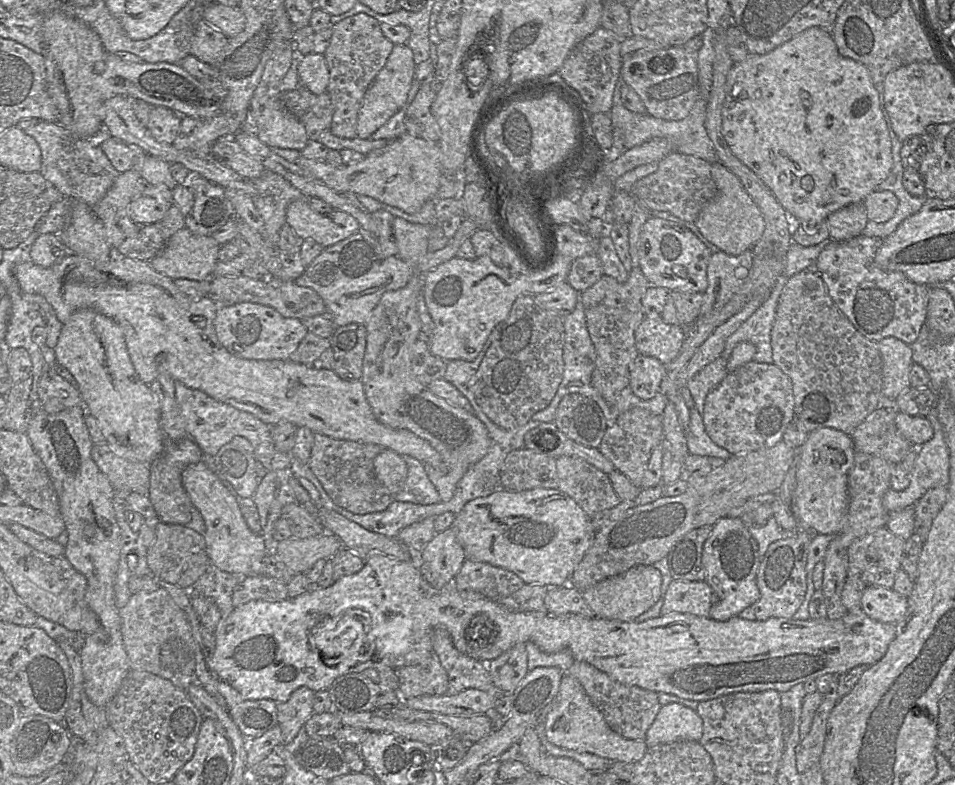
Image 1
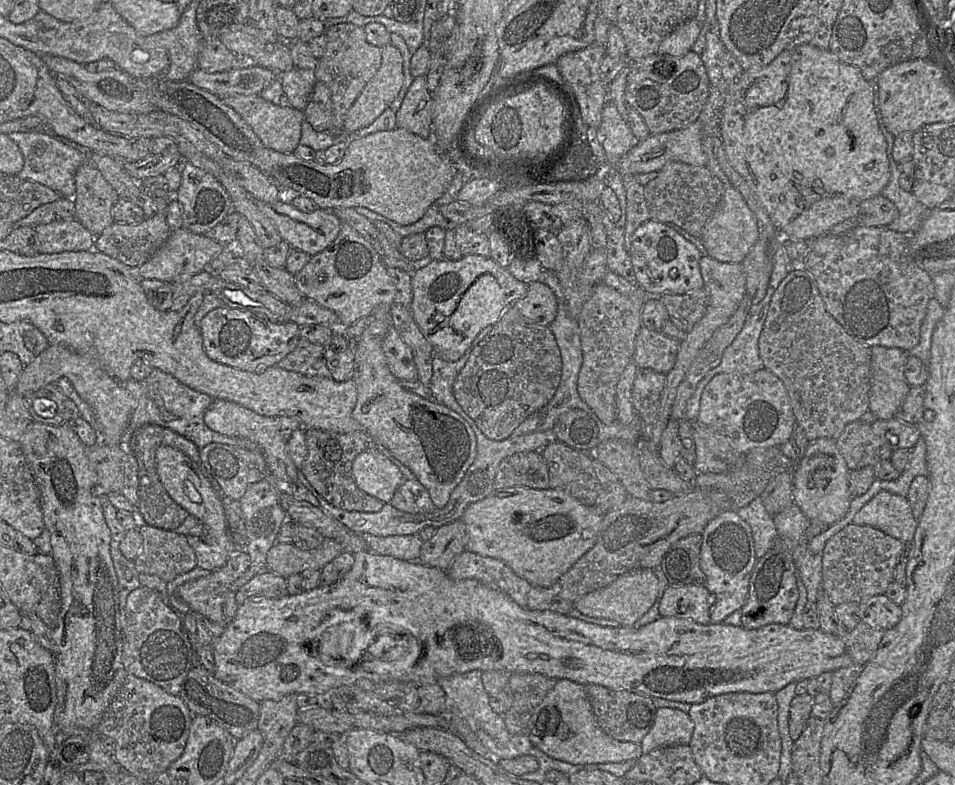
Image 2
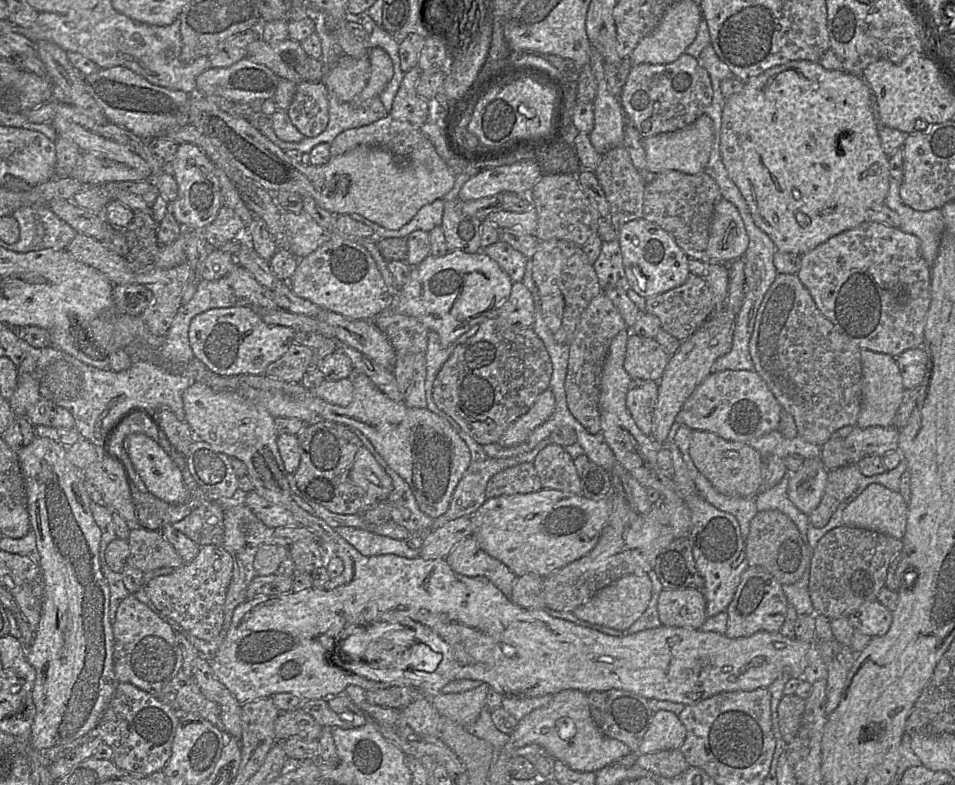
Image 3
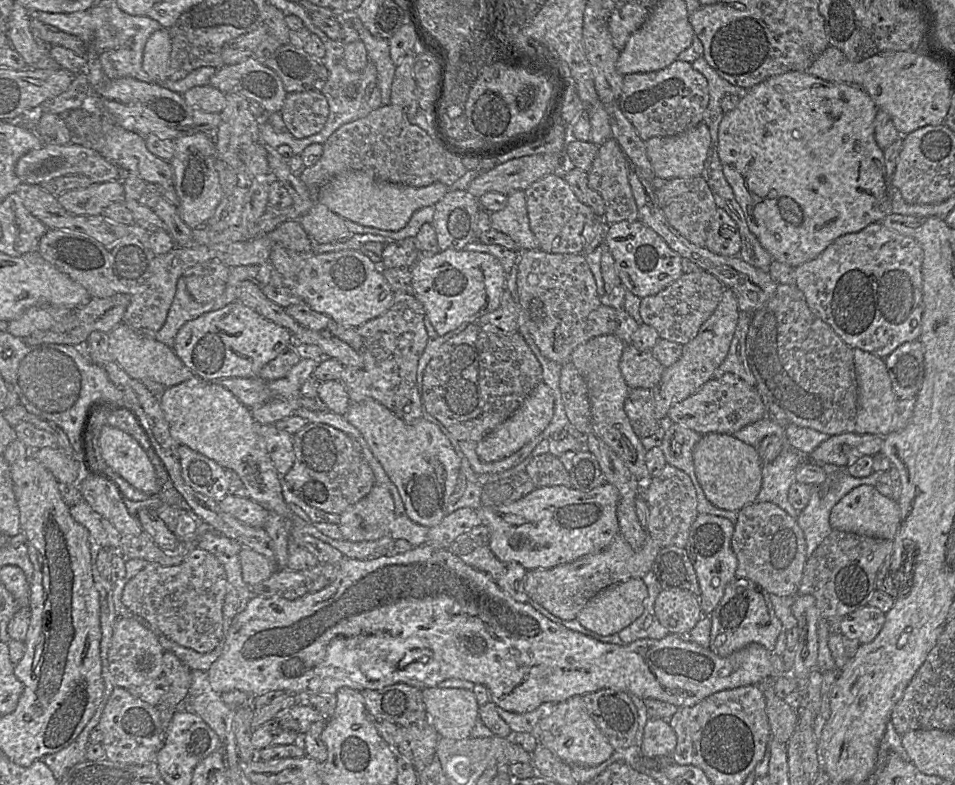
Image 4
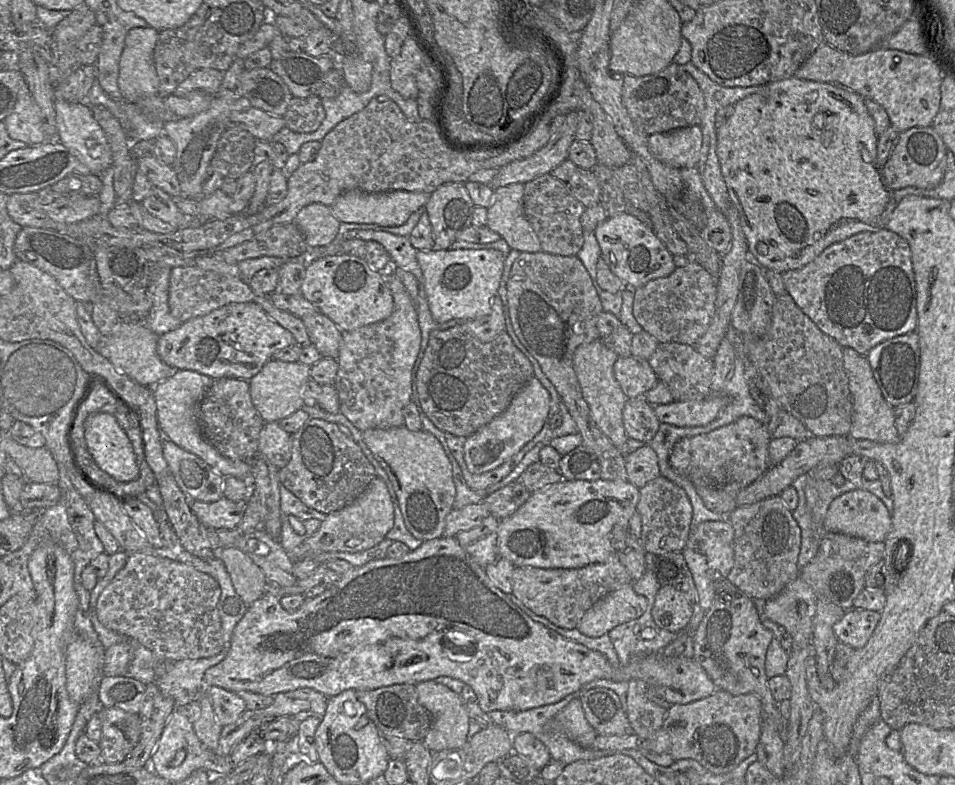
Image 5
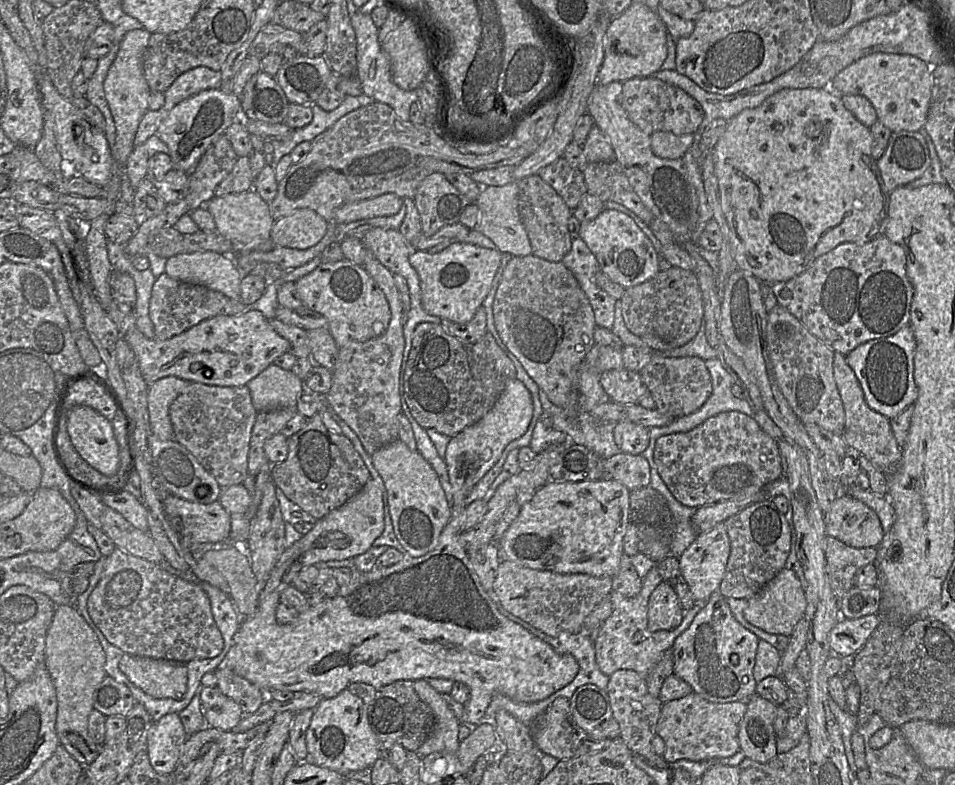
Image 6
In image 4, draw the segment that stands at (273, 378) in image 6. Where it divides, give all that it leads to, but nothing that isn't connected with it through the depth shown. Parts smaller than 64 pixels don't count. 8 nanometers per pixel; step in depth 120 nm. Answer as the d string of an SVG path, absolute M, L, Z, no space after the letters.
M301 358L283 378L268 381L272 398L256 409L251 409L253 417L261 424L275 422L291 416L299 407L302 384L313 374L318 361Z

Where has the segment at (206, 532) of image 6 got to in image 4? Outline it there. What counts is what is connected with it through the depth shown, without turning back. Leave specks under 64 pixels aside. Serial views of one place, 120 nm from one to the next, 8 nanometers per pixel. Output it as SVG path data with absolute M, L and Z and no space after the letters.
M232 493L227 494L218 503L224 512L254 527L263 527L270 513L269 510L249 497L236 497Z

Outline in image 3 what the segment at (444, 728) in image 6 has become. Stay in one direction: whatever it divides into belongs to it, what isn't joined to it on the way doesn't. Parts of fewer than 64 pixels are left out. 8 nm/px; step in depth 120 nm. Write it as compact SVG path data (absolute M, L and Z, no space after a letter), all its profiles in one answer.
M481 683L476 689L453 694L435 693L430 699L441 716L468 727L478 719L489 689L487 684Z

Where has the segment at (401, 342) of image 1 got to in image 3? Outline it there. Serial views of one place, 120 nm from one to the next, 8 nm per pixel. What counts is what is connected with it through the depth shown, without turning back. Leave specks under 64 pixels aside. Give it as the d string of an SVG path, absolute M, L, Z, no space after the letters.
M360 372L352 376L354 397L346 406L324 405L319 418L356 428L371 442L388 465L409 485L419 509L435 519L443 515L470 464L467 444L448 421L427 408L411 408L380 391Z

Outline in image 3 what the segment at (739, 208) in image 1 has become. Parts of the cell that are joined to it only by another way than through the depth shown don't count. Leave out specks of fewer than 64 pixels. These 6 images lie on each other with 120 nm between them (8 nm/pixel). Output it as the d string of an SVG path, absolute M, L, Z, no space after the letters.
M721 198L710 224L707 255L712 261L729 264L743 257L748 244L749 237L738 209Z

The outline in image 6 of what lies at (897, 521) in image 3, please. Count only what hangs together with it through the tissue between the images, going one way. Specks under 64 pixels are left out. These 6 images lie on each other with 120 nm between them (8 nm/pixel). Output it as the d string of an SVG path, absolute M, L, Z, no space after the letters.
M850 495L839 496L825 514L827 537L833 537L853 548L878 547L884 532L877 514L863 502Z

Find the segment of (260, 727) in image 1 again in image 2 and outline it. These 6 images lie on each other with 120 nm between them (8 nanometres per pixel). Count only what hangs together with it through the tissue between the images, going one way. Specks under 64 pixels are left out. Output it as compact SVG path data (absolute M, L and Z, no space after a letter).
M201 665L193 666L187 675L179 697L194 716L204 716L211 719L233 739L240 740L257 730L260 702L254 701L226 685Z

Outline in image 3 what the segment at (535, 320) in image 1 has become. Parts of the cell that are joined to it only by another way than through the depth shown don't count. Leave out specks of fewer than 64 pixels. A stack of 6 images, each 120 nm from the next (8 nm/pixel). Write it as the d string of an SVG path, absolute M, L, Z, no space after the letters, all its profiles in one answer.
M499 317L490 318L479 324L478 331L475 335L454 348L453 352L436 375L433 383L432 398L439 409L452 417L463 431L469 434L477 443L483 446L497 443L506 429L532 407L538 396L549 388L551 375L552 363L550 356L543 344L543 341L539 338L533 328L516 328L510 326L506 321Z

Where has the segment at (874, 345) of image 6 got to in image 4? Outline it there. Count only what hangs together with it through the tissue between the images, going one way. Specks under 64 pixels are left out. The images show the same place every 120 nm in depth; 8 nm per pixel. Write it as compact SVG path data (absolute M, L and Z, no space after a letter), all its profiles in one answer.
M920 340L901 344L884 362L897 399L915 397L924 376L924 349Z

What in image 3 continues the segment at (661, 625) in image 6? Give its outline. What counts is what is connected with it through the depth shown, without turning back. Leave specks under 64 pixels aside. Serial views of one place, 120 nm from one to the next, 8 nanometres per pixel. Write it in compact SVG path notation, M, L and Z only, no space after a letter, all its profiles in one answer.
M694 588L663 589L657 611L661 624L667 627L700 629L708 618L703 590Z

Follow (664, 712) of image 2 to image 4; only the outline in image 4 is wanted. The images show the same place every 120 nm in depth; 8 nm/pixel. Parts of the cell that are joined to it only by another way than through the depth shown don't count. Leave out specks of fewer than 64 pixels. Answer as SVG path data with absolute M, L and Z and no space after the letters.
M649 718L643 728L641 755L644 757L671 756L677 736L667 720Z

